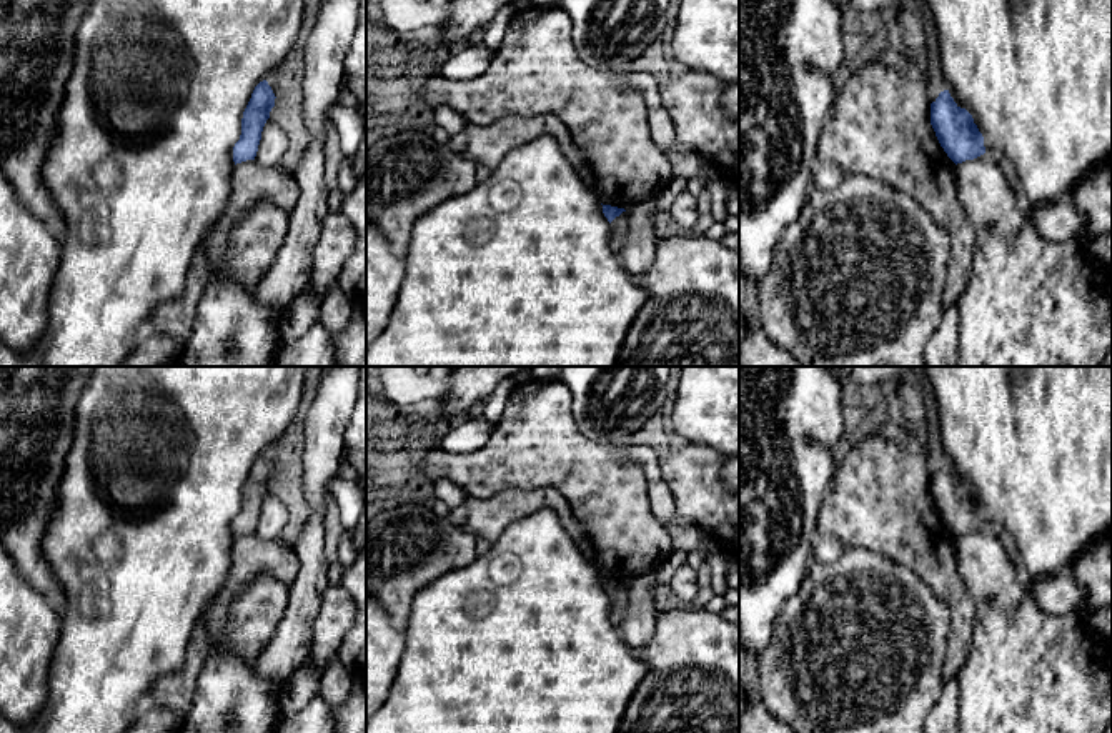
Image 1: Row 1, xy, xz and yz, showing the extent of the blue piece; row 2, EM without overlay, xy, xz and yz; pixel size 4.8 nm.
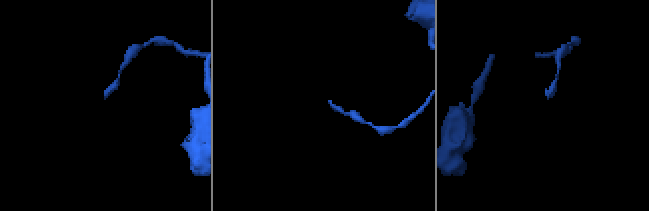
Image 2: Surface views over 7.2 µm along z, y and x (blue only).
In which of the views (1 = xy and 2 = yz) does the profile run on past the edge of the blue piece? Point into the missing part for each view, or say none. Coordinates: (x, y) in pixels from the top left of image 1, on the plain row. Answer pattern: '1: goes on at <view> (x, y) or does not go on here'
1: does not go on here
2: does not go on here

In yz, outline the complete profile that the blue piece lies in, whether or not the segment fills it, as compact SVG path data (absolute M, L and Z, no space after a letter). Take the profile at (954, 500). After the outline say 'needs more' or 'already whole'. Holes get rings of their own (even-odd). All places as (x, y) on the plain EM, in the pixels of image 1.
M949 463L941 465L931 476L931 498L956 538L985 526L984 510L972 488L954 475Z; already whole

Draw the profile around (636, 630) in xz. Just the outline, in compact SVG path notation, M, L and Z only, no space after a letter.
M658 568L641 573L628 581L631 600L626 620L618 626L624 643L638 651L646 646L656 630L654 586Z

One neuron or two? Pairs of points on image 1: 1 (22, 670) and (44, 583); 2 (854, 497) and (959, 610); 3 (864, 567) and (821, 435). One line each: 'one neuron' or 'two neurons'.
1: two neurons
2: one neuron
3: two neurons

